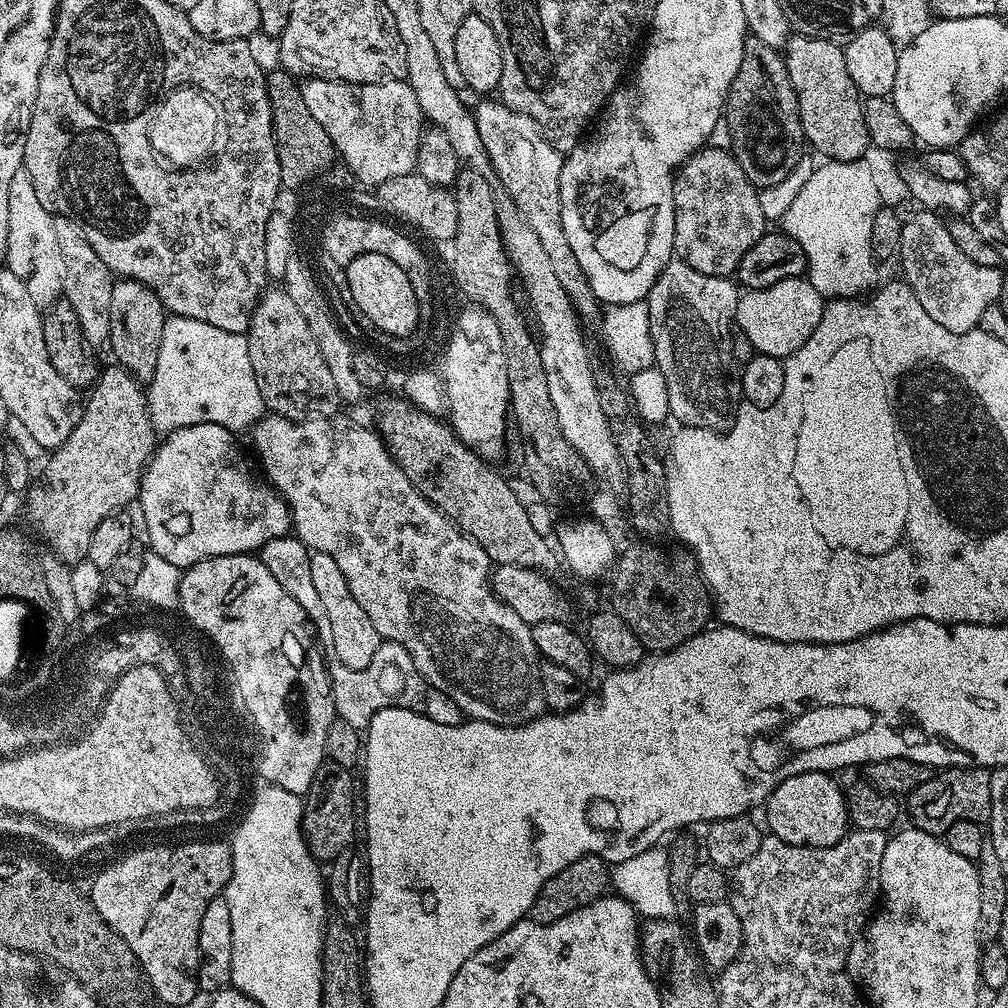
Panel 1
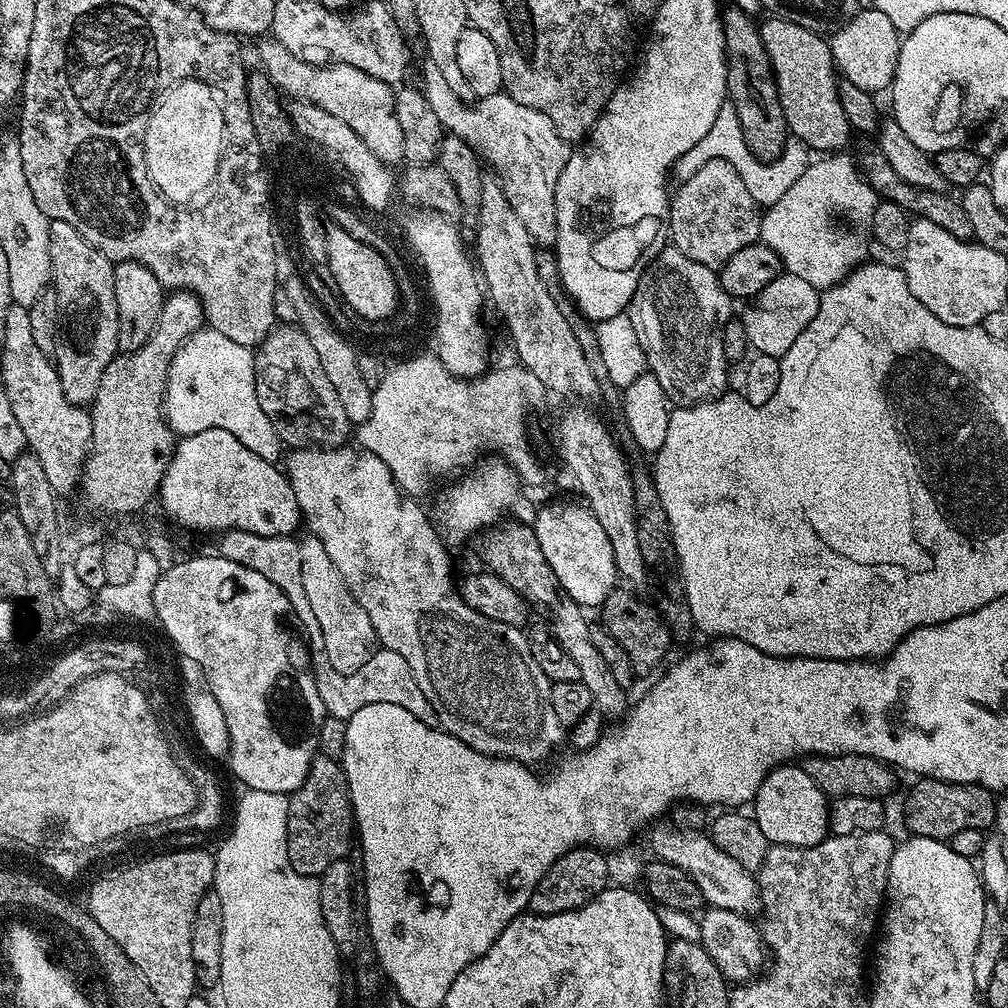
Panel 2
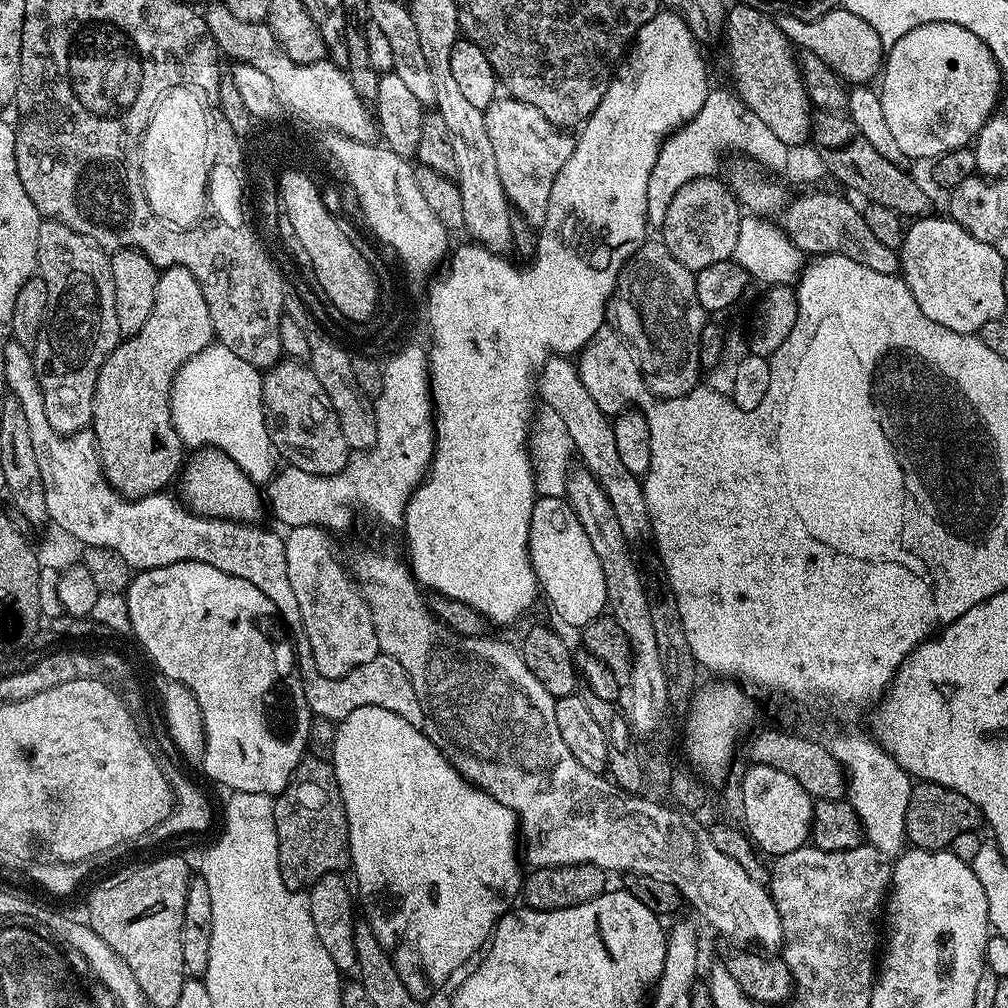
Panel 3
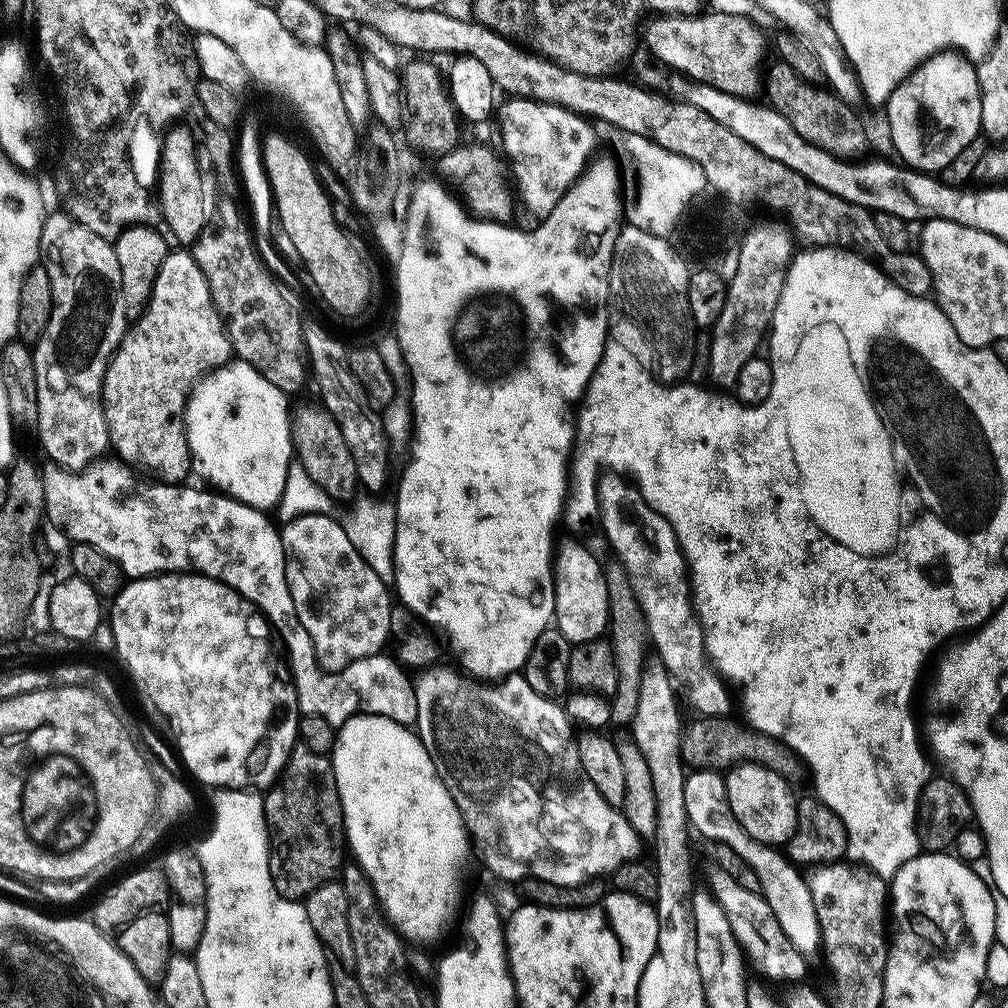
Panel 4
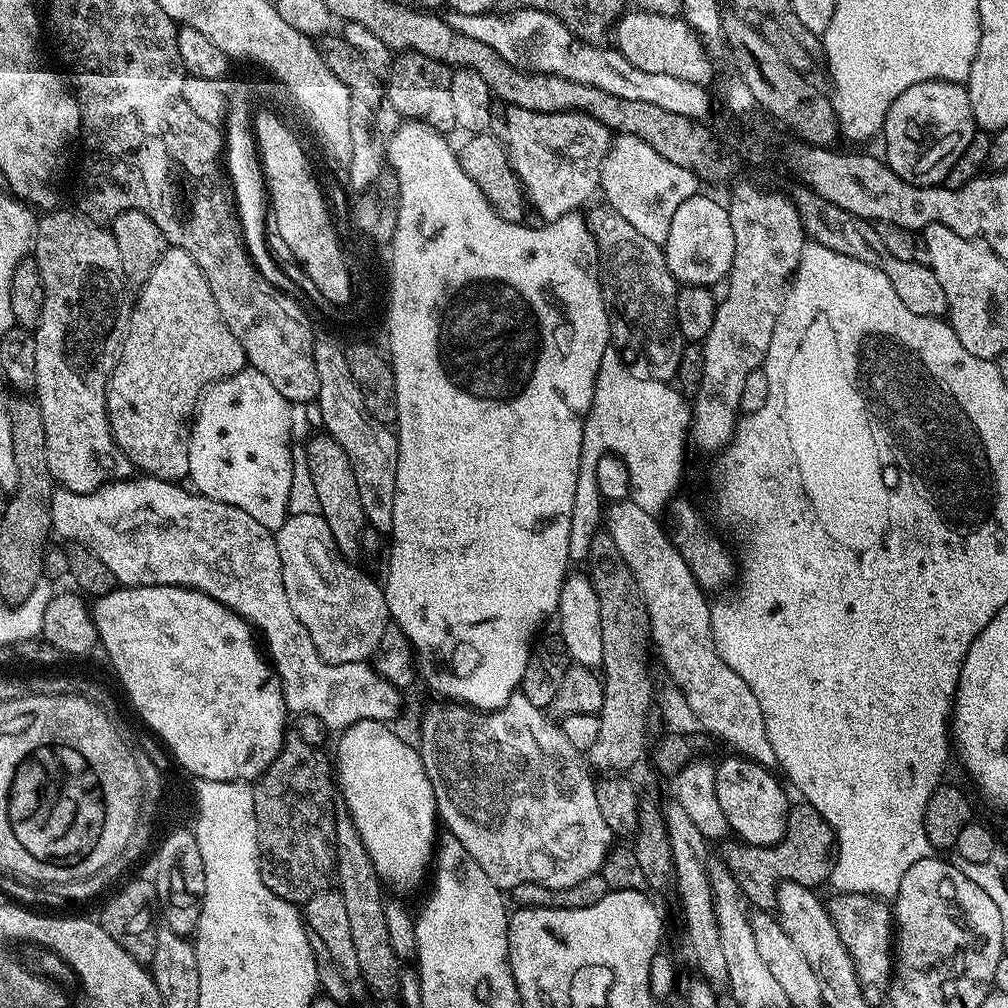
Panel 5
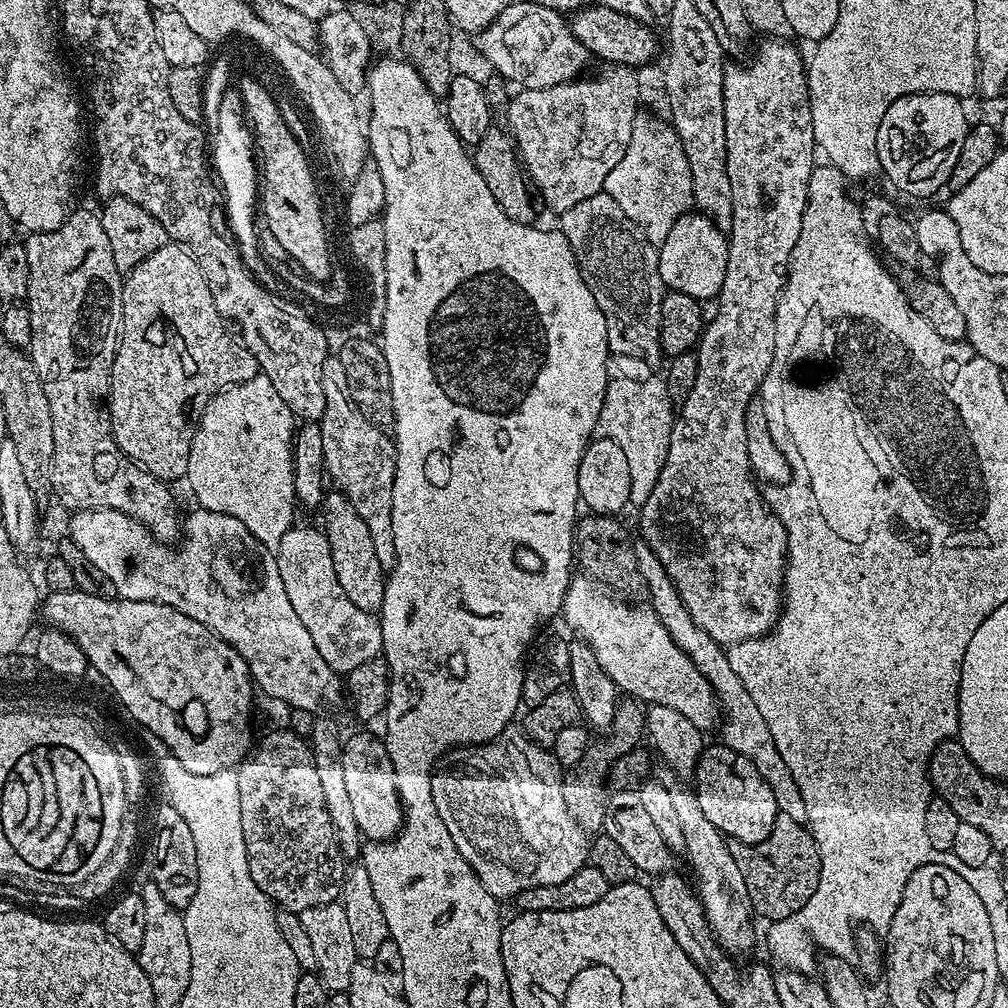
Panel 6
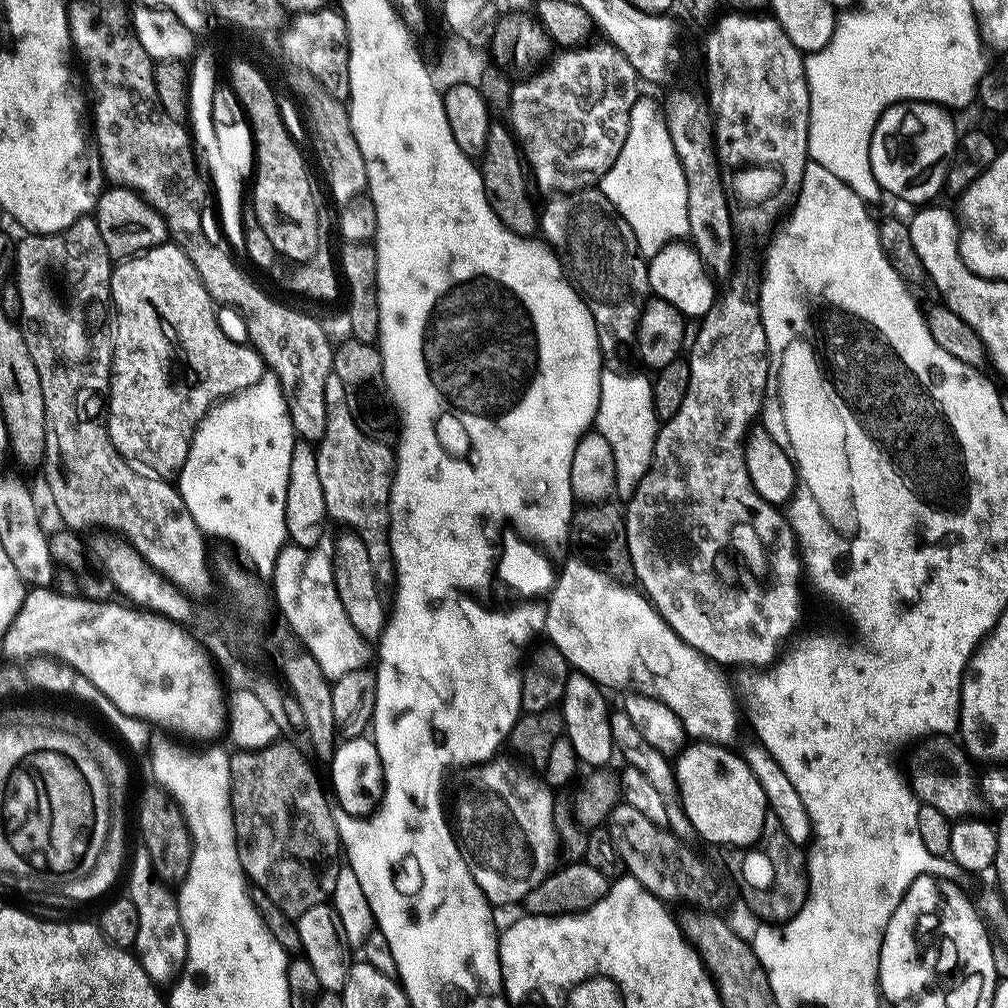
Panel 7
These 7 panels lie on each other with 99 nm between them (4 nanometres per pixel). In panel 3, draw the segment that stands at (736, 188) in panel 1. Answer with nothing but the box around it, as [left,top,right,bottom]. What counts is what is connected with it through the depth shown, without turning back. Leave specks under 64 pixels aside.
[662,175,742,274]

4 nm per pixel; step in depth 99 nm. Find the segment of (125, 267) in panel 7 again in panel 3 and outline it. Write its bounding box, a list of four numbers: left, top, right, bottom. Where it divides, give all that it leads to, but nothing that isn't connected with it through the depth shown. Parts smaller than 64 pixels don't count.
[90,268,214,500]

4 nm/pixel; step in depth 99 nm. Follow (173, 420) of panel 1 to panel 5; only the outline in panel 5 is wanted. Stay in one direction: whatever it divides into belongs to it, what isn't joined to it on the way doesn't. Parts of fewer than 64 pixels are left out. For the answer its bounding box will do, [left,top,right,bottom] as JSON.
[188,370,294,534]

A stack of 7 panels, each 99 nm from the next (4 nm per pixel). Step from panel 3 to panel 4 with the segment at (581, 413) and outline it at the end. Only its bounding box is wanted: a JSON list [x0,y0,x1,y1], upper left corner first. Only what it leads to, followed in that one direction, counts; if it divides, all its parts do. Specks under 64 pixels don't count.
[596,470,730,715]

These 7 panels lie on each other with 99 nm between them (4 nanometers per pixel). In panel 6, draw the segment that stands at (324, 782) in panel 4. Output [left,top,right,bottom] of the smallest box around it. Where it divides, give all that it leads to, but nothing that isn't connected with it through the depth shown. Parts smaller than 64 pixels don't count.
[235,726,346,913]

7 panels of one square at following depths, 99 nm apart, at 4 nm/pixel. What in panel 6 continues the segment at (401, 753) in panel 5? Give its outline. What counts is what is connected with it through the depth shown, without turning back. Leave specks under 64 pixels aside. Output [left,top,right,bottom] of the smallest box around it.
[342,736,404,841]

